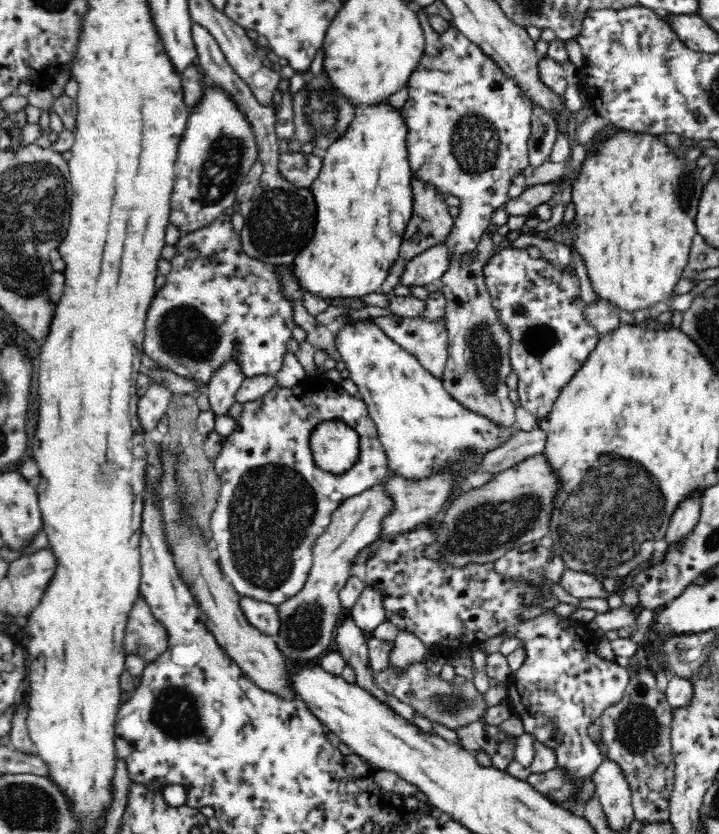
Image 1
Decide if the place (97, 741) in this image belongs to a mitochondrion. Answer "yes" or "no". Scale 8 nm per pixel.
no

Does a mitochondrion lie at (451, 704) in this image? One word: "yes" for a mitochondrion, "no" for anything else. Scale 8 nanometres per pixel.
yes

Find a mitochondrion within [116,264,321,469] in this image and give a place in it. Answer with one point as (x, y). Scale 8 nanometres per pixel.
(183, 332)

